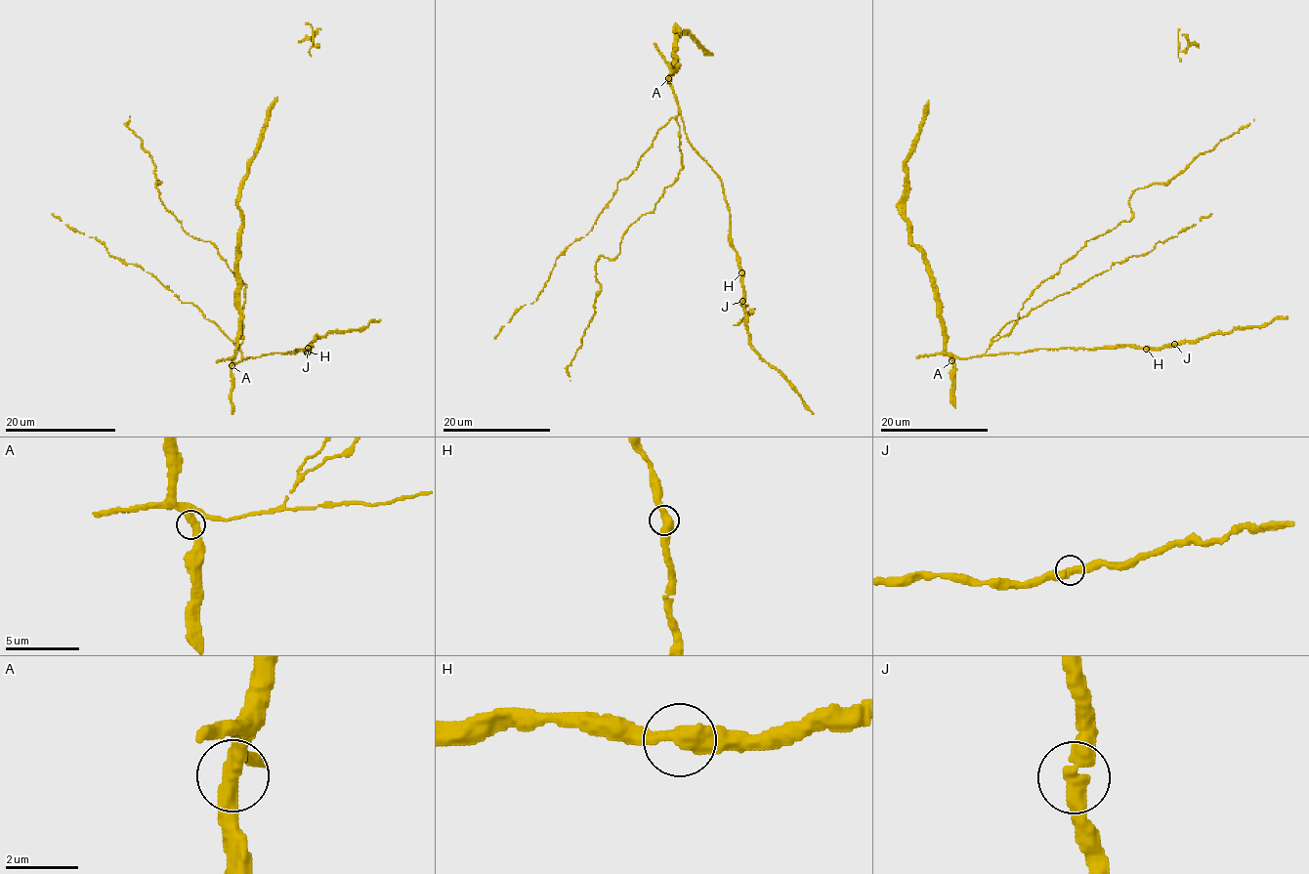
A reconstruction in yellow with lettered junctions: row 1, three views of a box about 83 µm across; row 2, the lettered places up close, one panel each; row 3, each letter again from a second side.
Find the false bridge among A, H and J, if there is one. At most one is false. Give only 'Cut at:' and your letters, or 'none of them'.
Cut at: none of them

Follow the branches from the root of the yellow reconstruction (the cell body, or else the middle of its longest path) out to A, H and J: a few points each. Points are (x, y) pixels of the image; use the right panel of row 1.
A: (1061, 267), (1023, 304), (1018, 321), (1008, 334), (994, 341), (981, 355), (951, 360)
H: (1061, 267), (1034, 290), (1023, 304), (1013, 328), (992, 343), (987, 355), (1061, 347), (1133, 346), (1146, 349)
J: (1061, 267), (1034, 290), (1023, 304), (1013, 328), (992, 343), (987, 355), (1061, 347), (1163, 349), (1174, 343)

